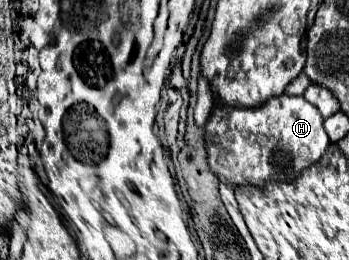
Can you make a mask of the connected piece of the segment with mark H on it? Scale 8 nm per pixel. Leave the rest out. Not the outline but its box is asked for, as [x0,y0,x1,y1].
[204,93,330,189]

